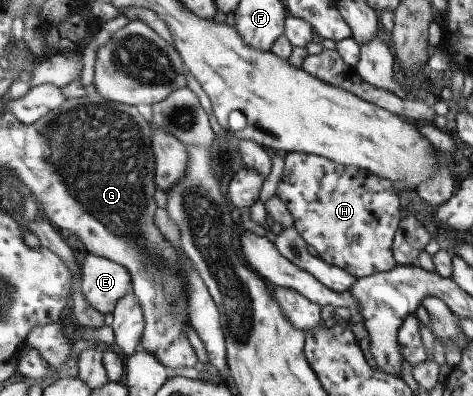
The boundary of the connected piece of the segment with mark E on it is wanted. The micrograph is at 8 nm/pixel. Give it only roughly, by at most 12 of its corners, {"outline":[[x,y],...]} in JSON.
{"outline":[[89,252],[82,292],[102,314],[133,291],[124,264]]}

